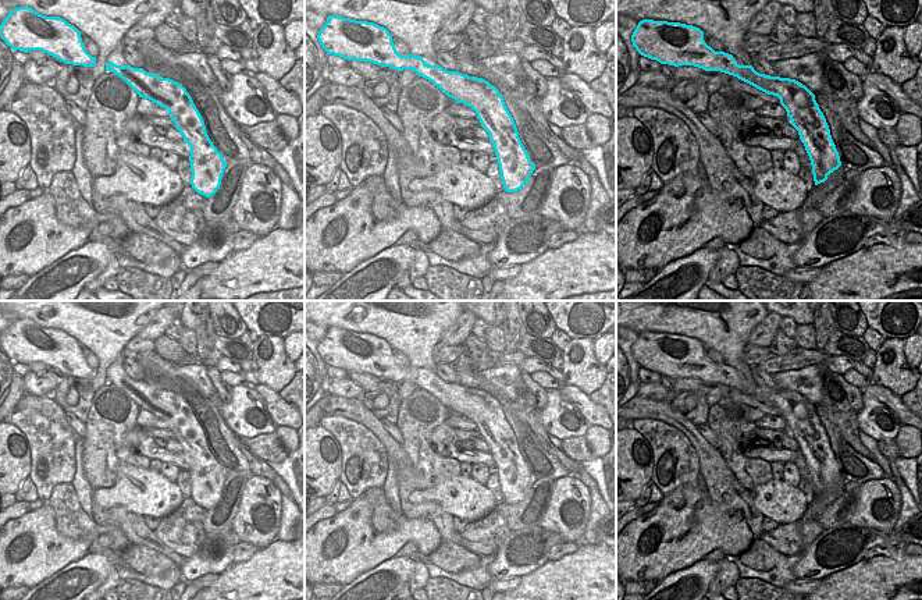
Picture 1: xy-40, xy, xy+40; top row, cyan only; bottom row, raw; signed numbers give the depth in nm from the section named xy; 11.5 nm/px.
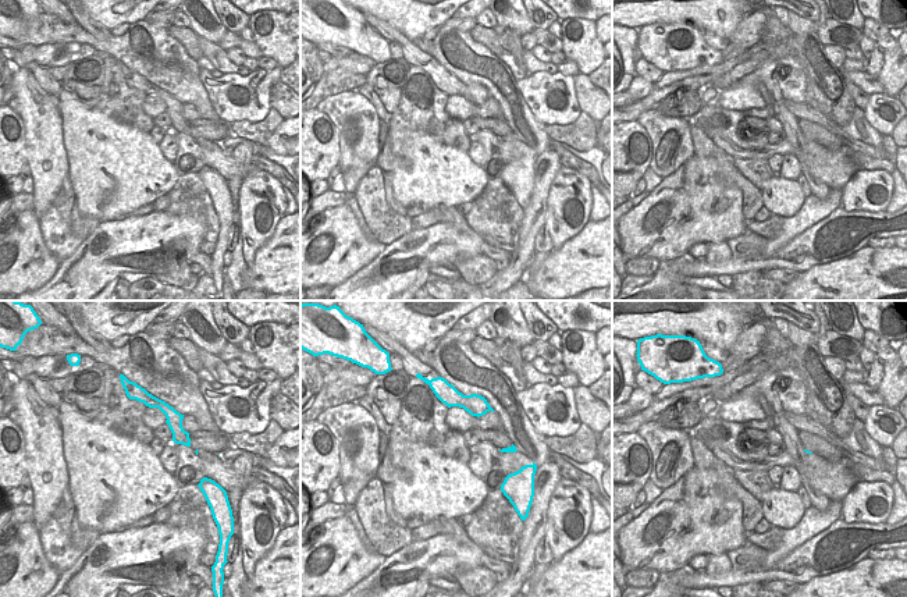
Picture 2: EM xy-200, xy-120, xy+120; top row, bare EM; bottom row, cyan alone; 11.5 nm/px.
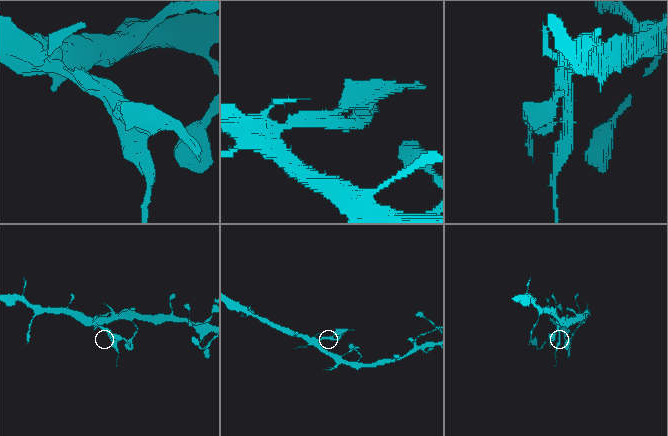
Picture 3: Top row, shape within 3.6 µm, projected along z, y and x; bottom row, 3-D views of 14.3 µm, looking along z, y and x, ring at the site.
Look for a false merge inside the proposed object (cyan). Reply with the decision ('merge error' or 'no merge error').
merge error

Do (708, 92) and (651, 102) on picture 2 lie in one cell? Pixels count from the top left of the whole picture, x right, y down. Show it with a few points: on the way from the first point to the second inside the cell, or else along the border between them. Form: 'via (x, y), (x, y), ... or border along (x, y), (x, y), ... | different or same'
border along (710, 84), (701, 91) | different

